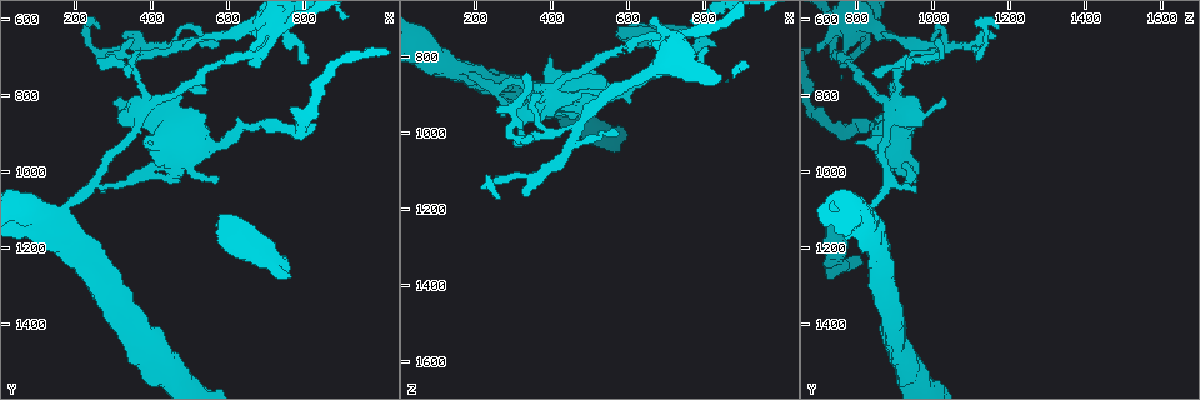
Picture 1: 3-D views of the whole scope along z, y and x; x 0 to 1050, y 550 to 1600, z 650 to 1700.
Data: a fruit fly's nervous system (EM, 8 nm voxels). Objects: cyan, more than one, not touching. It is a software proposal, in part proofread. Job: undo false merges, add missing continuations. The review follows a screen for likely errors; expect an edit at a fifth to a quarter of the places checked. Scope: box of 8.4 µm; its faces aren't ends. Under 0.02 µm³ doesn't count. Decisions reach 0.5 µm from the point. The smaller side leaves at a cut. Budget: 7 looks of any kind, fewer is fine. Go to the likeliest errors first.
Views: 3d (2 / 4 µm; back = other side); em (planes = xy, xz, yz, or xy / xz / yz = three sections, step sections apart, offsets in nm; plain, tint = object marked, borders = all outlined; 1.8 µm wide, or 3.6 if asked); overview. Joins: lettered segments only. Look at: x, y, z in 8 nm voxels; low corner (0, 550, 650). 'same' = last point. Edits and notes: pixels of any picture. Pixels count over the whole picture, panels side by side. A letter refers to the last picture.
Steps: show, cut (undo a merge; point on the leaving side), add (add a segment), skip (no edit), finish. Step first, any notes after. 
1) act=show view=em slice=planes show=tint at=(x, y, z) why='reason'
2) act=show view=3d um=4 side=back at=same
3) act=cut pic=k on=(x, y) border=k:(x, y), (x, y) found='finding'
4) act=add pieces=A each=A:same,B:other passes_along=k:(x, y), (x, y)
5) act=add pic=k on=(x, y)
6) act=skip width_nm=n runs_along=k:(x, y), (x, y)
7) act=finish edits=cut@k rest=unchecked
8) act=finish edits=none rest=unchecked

act=show view=3d um=2 at=(575, 1105, 745) why='free end'

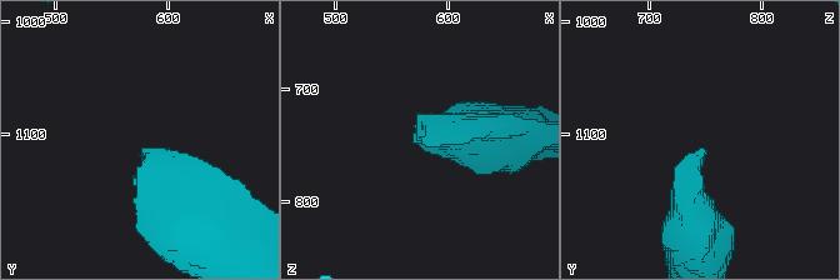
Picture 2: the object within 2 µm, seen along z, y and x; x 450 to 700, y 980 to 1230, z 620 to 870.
act=show view=em slice=planes show=borders at=(576, 1112, 748) why='shape alone is not enough'

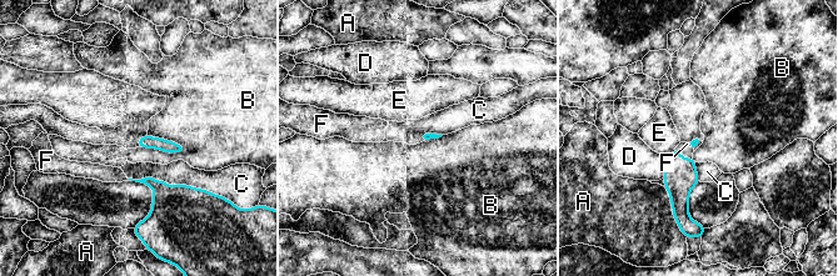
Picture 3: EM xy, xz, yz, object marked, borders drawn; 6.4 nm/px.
act=add pieces=F each=A:other,B:other,C:other,D:other,E:other,F:same found='the cell continues'

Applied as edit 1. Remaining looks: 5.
act=show view=3d um=4 at=(530, 650, 900) why='touches itself'

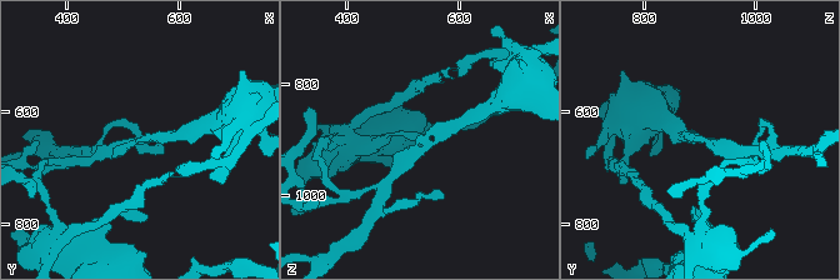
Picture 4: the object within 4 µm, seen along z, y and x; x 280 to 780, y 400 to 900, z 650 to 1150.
act=show view=em um=3.6 slice=planes show=borders at=(520, 655, 905)

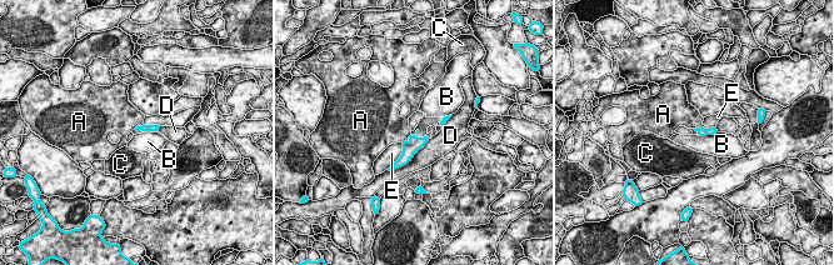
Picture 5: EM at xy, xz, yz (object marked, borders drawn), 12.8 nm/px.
act=skip each=A:other,B:other,C:other,D:other,E:other border=5:(405, 139), (401, 143) found='one cell here'

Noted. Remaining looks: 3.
act=finish edits=add@3 rest=unchecked

